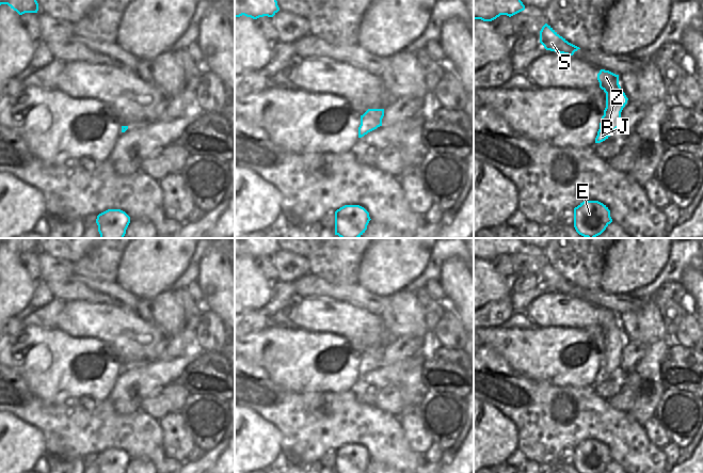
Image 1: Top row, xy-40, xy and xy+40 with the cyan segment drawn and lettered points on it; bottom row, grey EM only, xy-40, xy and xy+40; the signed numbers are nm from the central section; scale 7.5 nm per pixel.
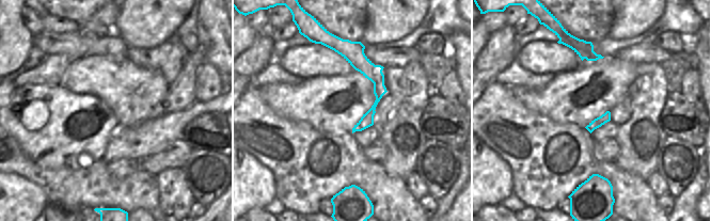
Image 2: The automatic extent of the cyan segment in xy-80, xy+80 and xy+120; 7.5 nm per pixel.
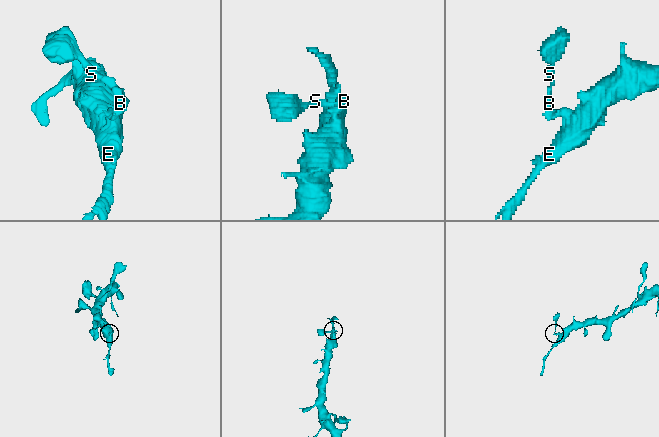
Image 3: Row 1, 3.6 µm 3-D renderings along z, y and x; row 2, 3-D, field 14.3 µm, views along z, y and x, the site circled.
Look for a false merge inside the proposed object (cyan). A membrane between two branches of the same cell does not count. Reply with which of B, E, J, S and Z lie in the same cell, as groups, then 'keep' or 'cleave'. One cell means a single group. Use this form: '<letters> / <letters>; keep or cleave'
B S Z / E J; cleave

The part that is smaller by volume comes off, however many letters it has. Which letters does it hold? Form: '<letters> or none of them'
B, S, Z

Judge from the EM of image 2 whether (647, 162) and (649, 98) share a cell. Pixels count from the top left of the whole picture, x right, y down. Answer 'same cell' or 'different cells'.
same cell

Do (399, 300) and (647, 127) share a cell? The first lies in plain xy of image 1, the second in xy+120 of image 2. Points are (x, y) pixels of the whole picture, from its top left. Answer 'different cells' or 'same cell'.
same cell

